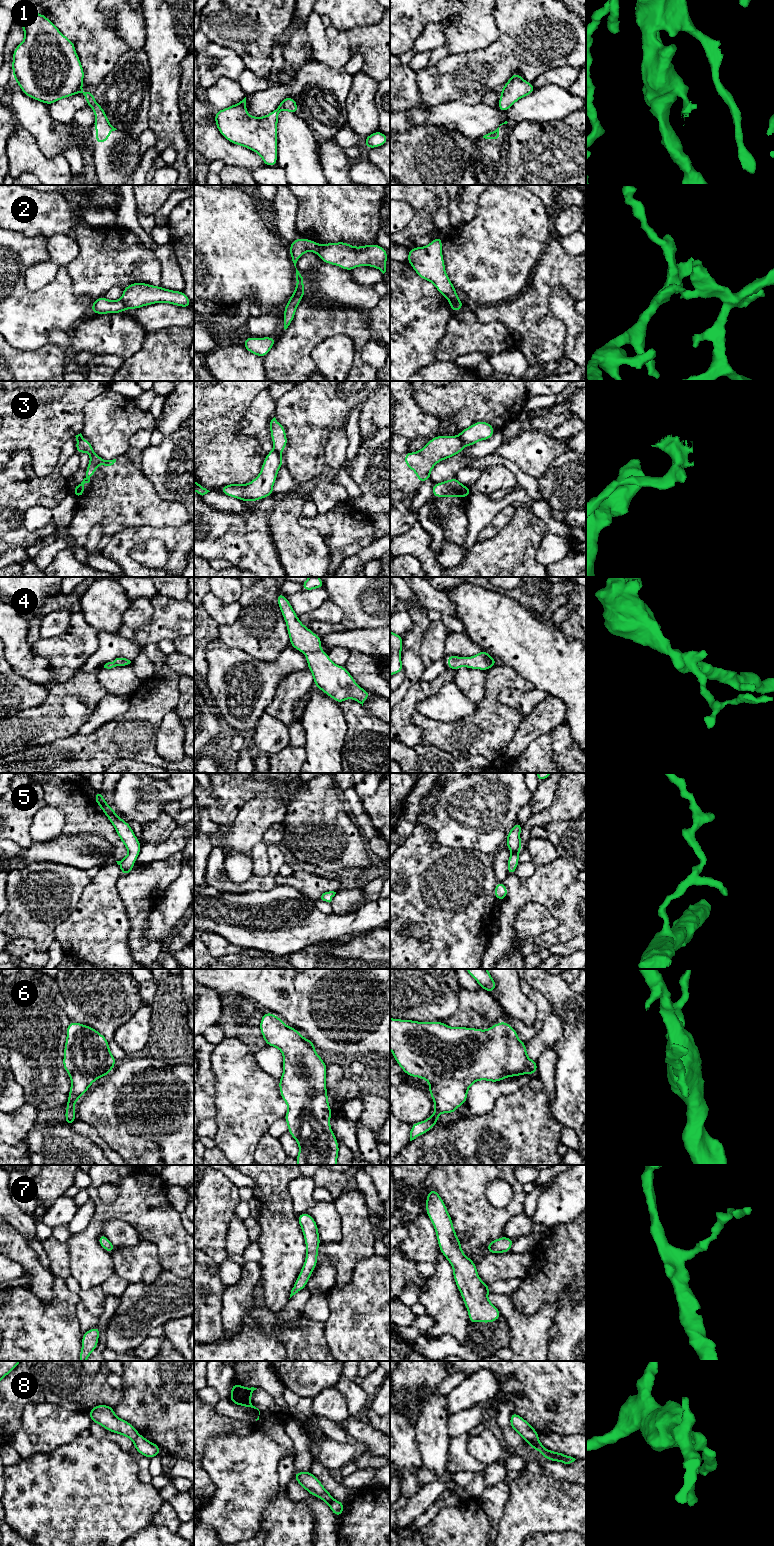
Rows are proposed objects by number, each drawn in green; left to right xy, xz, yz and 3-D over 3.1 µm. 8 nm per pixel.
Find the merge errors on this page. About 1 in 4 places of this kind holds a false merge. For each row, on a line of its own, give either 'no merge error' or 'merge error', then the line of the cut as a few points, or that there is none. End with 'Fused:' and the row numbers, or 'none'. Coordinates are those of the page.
1: no merge error | no cut
2: merge error | yz (450, 299), (462, 307)
3: merge error | yz (457, 436), (464, 445)
4: no merge error | no cut
5: no merge error | no cut
6: no merge error | no cut
7: no merge error | no cut
8: merge error | yz (537, 1437), (528, 1443)
Fused: 2, 3, 8

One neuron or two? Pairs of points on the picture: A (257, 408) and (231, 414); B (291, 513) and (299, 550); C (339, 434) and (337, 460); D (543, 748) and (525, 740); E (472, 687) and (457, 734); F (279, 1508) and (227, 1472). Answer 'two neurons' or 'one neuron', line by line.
A: two neurons
B: one neuron
C: one neuron
D: two neurons
E: two neurons
F: two neurons

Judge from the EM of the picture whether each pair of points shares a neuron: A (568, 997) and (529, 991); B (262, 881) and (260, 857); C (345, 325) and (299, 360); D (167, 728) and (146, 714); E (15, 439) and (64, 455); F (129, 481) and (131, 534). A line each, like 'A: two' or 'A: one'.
A: two
B: two
C: one
D: two
E: two
F: two

